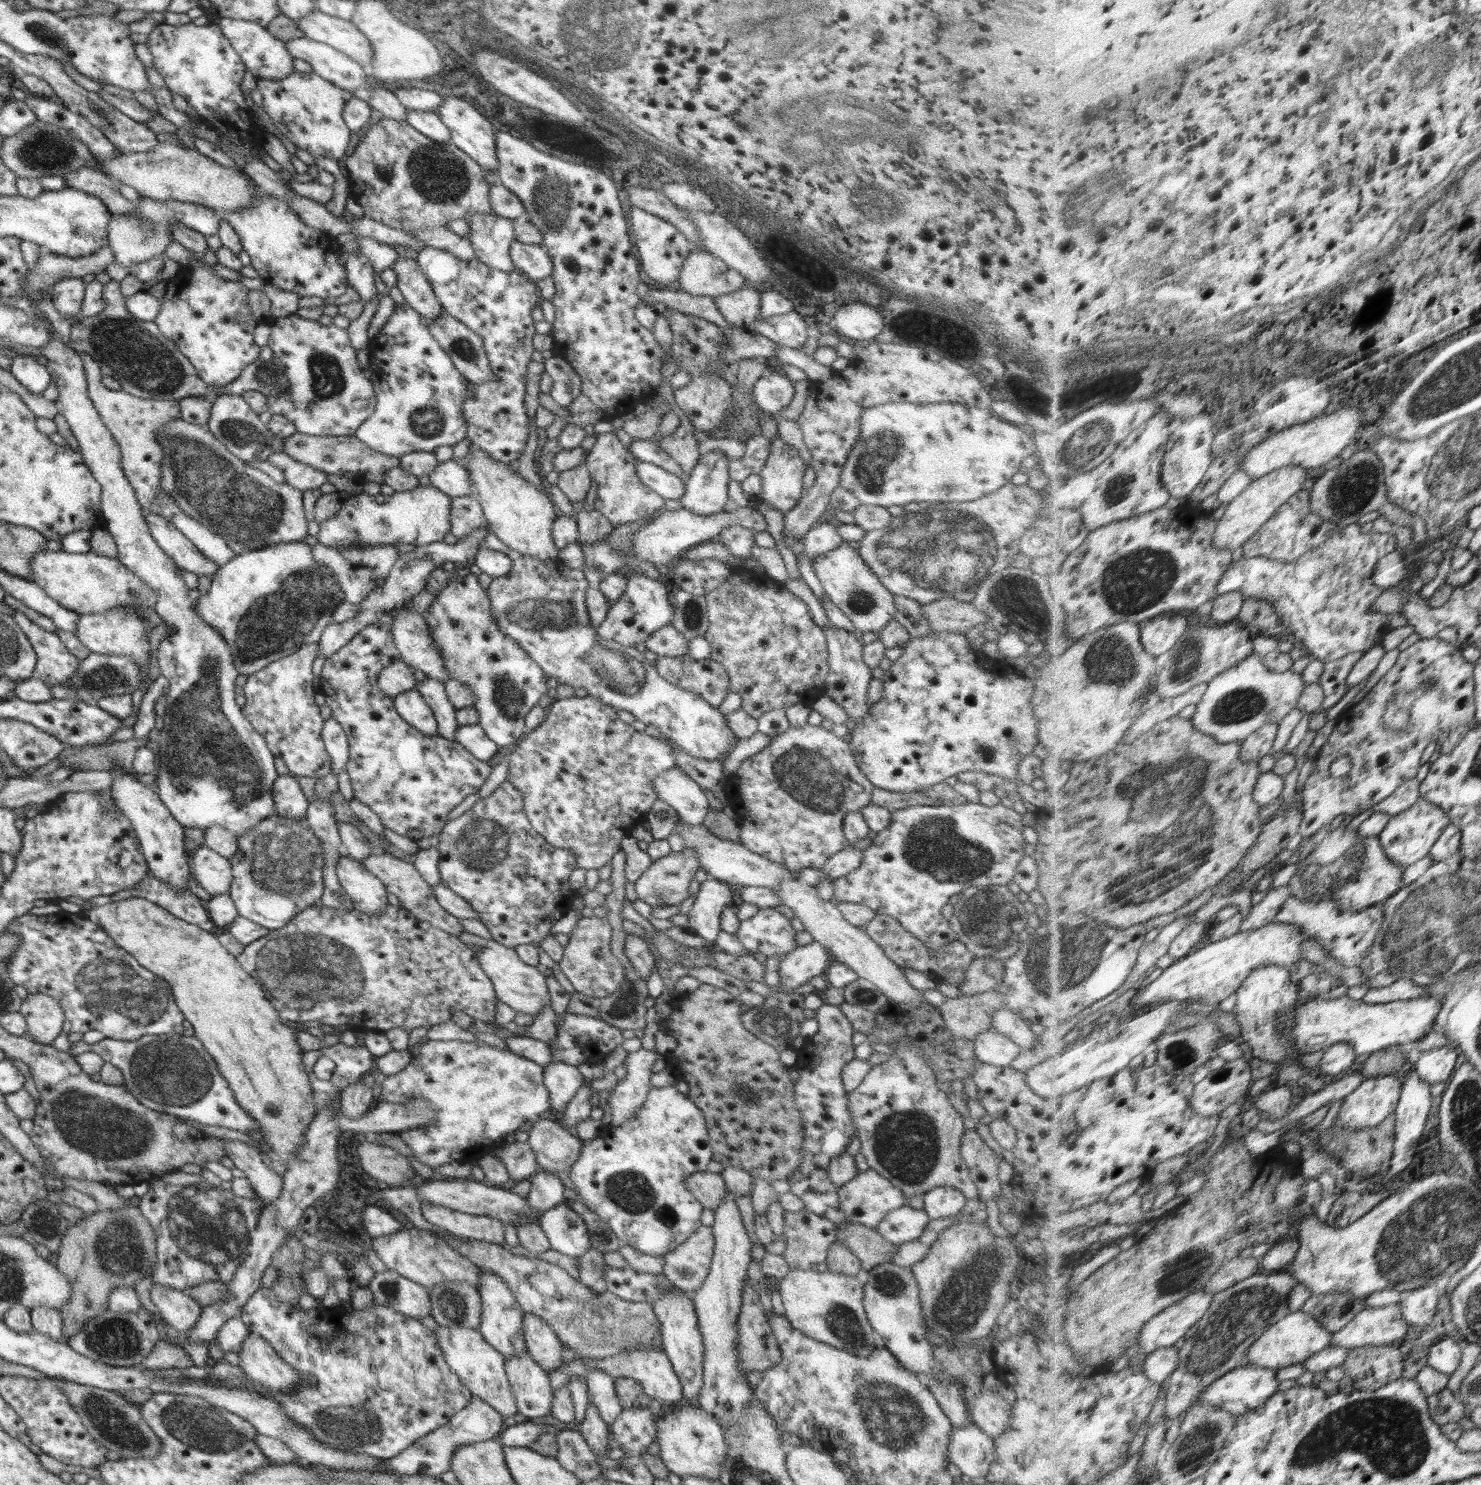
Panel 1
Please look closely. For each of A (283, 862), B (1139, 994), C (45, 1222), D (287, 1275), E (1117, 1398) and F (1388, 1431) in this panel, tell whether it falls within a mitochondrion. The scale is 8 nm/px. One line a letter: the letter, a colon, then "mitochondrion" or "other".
A: mitochondrion
B: other
C: mitochondrion
D: mitochondrion
E: other
F: mitochondrion

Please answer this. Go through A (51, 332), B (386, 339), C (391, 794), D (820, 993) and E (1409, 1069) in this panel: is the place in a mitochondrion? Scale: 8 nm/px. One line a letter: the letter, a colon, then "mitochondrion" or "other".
A: other
B: other
C: mitochondrion
D: other
E: other

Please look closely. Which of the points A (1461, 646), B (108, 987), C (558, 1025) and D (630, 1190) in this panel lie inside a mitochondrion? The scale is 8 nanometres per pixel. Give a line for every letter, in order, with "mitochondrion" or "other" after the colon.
A: other
B: mitochondrion
C: other
D: mitochondrion

